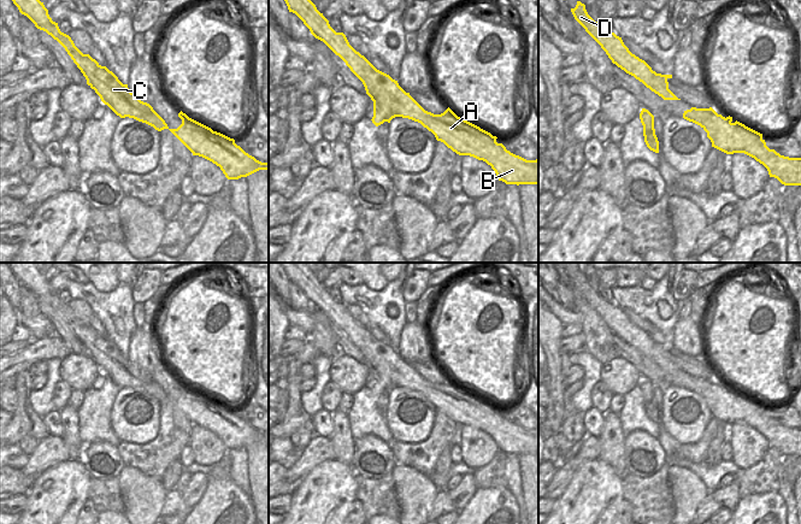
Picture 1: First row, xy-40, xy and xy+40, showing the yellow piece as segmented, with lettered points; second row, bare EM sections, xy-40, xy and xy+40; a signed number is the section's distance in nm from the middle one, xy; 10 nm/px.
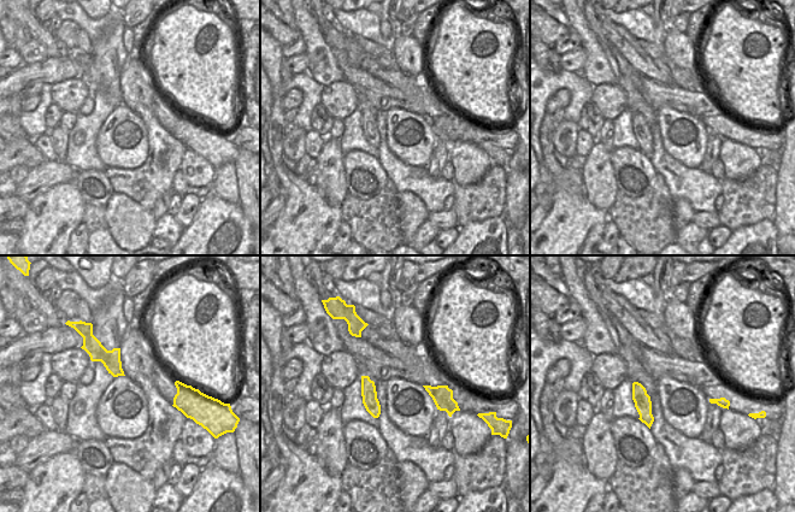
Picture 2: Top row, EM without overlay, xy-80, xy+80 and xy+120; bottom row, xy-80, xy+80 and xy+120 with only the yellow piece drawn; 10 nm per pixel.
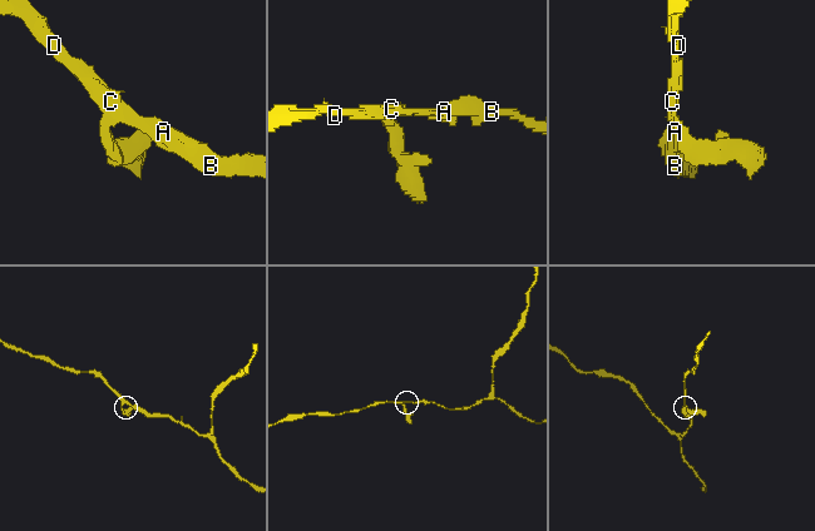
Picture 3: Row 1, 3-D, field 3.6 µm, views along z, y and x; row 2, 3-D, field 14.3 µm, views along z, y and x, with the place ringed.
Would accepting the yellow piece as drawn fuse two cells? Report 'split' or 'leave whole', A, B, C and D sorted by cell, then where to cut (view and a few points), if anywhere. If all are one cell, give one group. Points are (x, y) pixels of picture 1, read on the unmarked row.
leave whole; groups A B C D; cut none

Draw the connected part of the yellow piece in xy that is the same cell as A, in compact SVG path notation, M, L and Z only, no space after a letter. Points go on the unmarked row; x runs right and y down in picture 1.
M279 263L289 282L295 283L311 304L338 325L363 352L373 371L372 393L378 396L395 387L420 393L437 411L459 425L485 431L506 454L538 454L538 429L526 430L496 412L496 406L458 387L449 377L441 384L425 381L389 345L377 340L357 322L343 302L336 302L310 270L307 263Z

